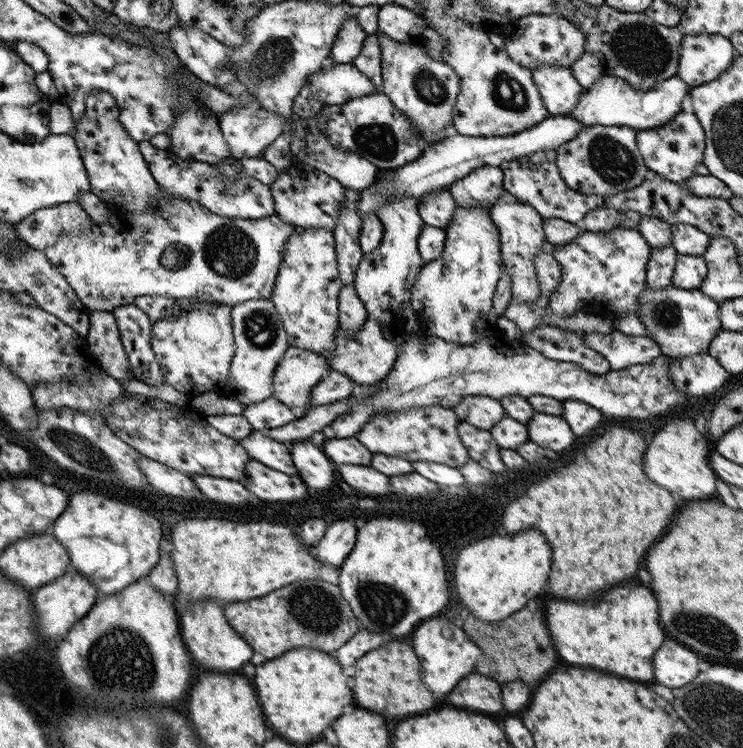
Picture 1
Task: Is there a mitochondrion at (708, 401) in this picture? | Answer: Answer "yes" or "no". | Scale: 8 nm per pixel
no

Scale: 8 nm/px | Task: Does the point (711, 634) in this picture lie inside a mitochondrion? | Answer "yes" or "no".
yes

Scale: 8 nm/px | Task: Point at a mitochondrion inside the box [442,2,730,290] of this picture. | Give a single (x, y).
(646, 52)

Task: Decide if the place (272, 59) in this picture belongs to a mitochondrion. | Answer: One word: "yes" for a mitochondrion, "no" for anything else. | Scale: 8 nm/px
yes

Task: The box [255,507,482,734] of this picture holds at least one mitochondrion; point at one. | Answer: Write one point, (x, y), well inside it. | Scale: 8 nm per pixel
(316, 610)

